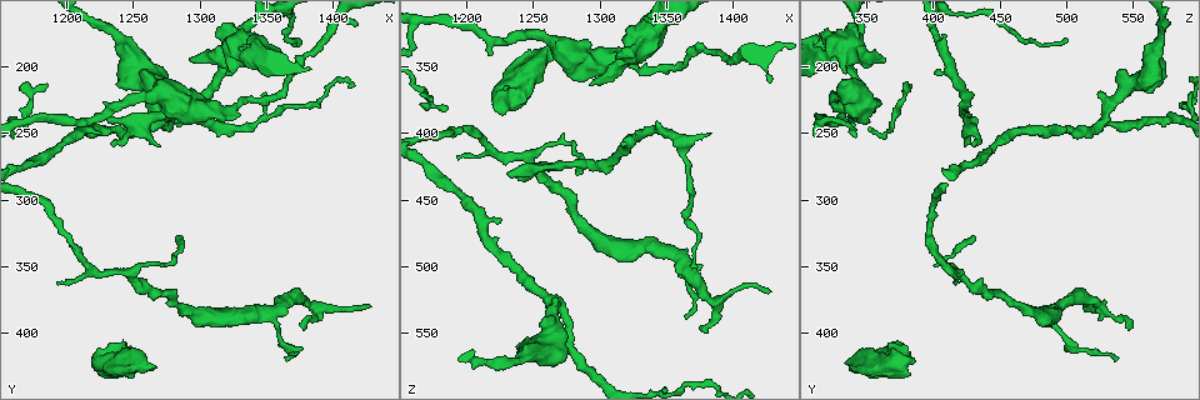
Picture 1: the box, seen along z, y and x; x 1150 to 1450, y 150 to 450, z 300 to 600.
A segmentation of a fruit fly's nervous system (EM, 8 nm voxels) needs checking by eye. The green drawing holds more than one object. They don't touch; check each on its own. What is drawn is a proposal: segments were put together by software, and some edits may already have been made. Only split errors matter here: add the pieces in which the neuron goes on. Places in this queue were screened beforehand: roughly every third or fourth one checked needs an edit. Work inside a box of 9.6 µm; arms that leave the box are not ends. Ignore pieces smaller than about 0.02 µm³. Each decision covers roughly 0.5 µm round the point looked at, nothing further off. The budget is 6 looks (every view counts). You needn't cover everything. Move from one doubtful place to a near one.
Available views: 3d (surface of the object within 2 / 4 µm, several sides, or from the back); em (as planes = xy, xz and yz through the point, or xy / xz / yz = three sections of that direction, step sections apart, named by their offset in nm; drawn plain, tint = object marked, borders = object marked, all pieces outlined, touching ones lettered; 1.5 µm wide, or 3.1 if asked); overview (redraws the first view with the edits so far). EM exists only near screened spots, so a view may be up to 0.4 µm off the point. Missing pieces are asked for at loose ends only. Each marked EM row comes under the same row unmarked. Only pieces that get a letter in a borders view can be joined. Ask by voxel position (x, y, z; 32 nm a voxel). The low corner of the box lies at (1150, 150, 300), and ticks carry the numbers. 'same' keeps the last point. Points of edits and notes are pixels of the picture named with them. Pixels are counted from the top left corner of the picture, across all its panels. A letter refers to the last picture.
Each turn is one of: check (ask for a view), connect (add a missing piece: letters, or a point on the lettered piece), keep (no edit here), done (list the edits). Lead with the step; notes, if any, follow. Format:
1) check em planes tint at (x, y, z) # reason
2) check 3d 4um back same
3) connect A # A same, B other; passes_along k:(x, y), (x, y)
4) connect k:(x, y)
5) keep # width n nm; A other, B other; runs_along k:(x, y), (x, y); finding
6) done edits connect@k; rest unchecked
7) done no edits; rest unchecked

check em planes borders at (1368, 180, 502) # free end

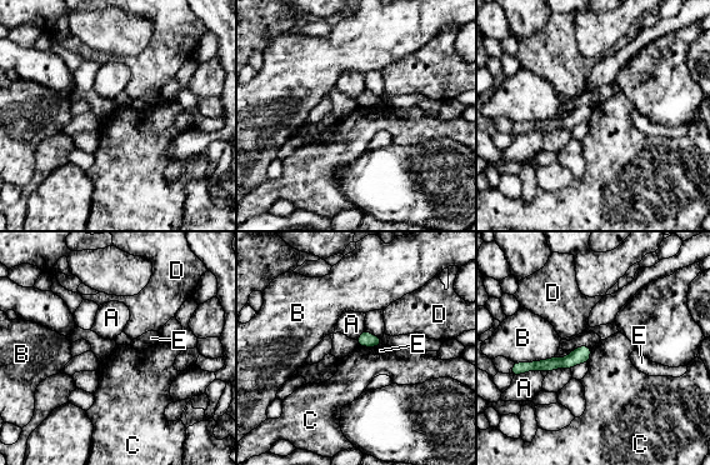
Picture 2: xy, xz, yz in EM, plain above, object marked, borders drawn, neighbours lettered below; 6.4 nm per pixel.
keep # width 100 nm; A other, B other, C other, D other, E other; no lettered piece goes on from it

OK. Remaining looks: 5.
check 3d 4um at (1378, 398, 544) # thin end

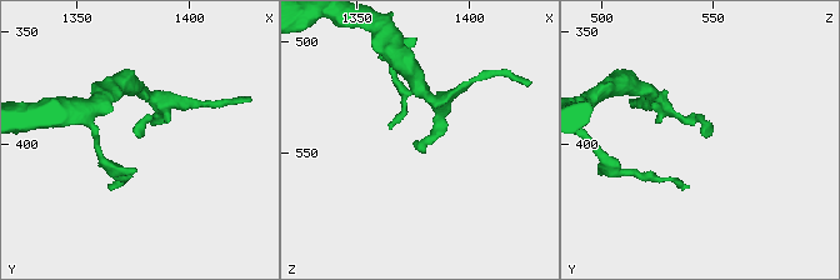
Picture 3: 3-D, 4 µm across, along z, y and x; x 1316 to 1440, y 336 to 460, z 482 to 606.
check em yz step 8 borders at (1377, 396, 546) # now the EM

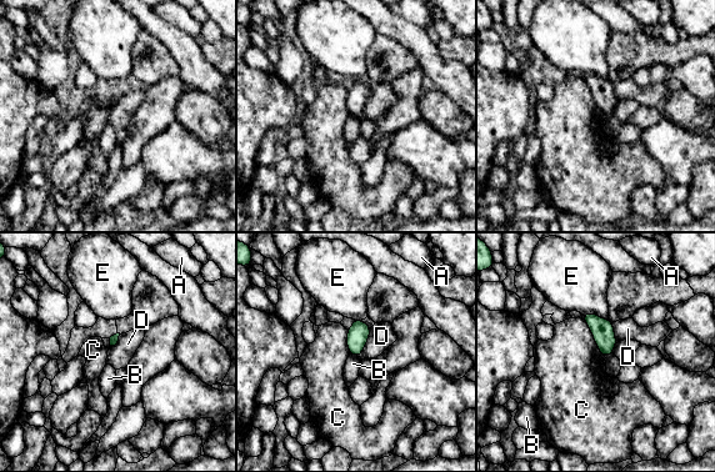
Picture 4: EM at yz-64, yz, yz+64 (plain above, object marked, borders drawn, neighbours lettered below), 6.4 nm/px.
check em planes borders same # another direction

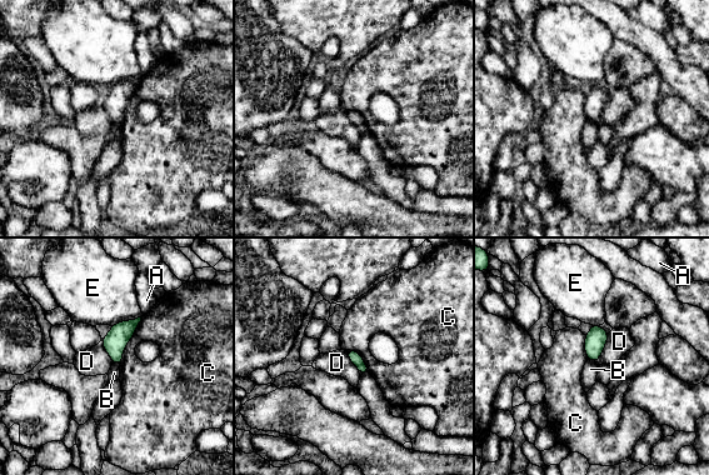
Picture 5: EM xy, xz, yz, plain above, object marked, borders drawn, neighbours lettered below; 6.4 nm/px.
keep # A other, B other, C other, D other, E other; border 5:(588, 359), (594, 363); none of them fits

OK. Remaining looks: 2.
done no edits; rest unchecked

